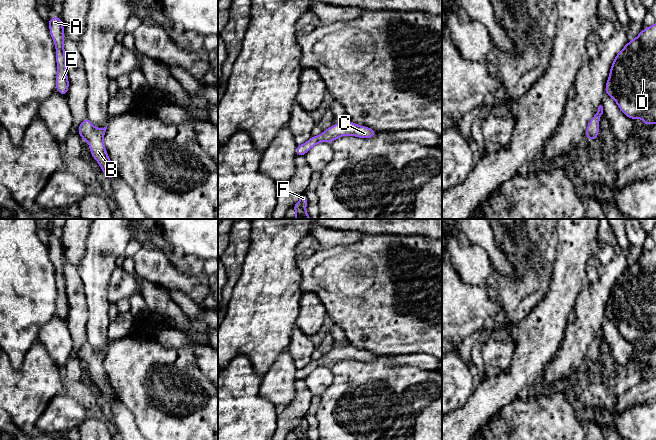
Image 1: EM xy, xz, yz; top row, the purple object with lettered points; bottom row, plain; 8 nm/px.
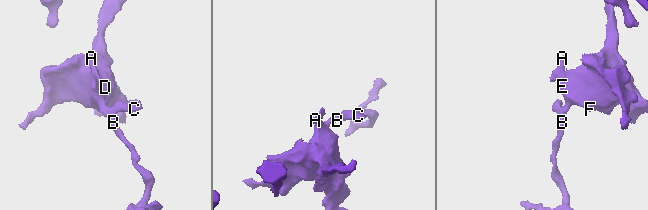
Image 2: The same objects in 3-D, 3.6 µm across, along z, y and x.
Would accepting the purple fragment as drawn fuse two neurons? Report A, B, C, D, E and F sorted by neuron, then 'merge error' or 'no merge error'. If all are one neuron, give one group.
A B C D E F; no merge error

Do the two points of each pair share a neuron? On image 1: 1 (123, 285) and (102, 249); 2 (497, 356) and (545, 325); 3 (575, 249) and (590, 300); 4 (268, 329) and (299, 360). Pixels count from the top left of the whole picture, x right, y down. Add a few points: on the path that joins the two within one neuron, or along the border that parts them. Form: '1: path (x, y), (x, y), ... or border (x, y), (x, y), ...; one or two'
1: border (116, 265), (110, 277), (107, 291); two
2: border (515, 344), (513, 357), (508, 368); two
3: border (583, 285), (578, 293), (574, 307); two
4: border (292, 332), (287, 348); two

